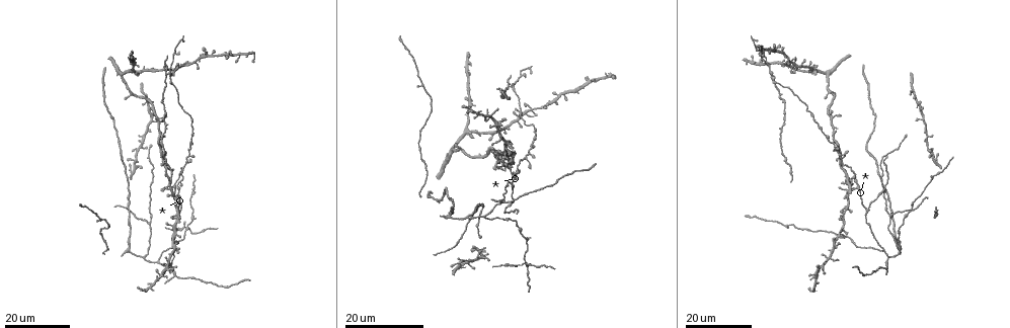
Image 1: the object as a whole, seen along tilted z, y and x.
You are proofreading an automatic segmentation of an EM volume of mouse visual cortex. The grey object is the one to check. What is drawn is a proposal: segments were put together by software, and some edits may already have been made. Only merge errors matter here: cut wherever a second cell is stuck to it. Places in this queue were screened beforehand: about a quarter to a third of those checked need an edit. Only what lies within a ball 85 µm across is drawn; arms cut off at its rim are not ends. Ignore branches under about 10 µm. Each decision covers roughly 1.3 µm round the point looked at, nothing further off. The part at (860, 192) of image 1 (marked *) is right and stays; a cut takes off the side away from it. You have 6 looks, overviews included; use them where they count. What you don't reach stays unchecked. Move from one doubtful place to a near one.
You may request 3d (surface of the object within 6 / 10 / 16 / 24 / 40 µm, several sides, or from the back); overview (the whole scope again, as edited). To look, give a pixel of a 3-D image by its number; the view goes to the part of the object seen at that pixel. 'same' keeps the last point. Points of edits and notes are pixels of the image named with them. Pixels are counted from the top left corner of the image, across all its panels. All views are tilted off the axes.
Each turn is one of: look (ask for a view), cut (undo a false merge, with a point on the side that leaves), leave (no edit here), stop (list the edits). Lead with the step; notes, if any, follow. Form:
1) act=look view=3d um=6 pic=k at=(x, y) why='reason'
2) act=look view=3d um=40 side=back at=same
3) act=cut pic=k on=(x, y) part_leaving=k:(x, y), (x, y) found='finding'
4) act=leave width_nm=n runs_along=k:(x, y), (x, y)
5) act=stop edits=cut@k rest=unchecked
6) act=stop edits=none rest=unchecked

act=look view=3d um=24 pic=1 at=(869, 212) why='three arms meet'

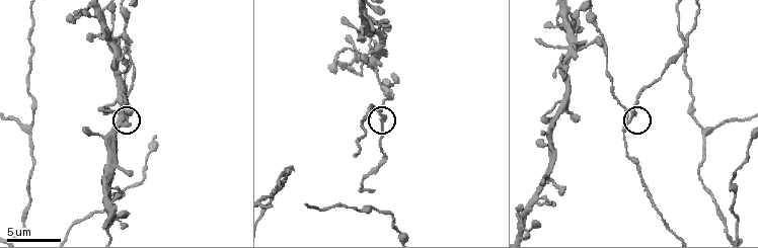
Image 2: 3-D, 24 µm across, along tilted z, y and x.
act=look view=3d um=10 pic=2 at=(380, 114)

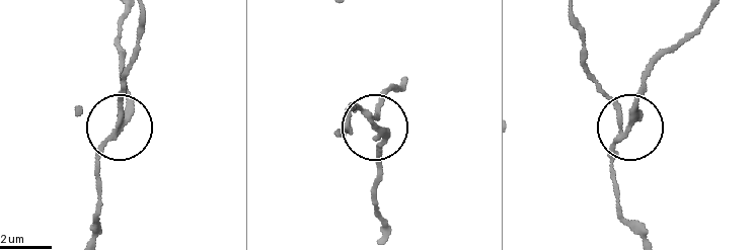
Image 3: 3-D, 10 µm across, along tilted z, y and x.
act=look view=3d um=6 pic=3 at=(628, 129)

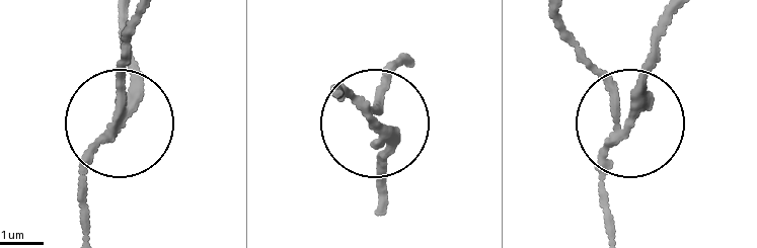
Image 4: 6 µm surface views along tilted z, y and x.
act=cut pic=4 on=(387, 141) side_arm_um=23 part_leaving=4:(366, 116), (390, 144), (382, 193) found='a second cell is stuck on'

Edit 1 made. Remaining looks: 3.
act=look view=3d um=16 pic=1 at=(177, 184) why='thin neck'

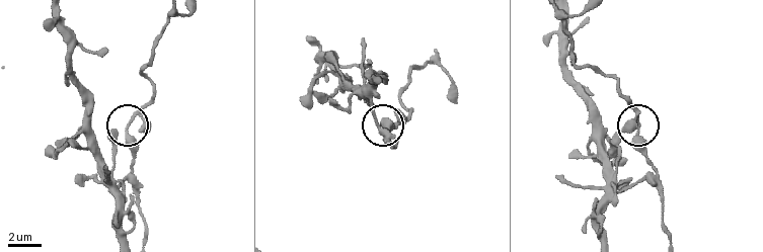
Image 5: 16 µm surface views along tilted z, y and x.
act=look view=3d um=10 pic=5 at=(640, 124) why='closer look'

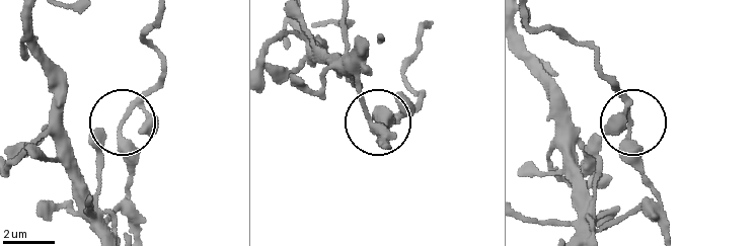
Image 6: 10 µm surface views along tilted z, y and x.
act=leave width_nm=210 runs_along=6:(670, 232), (631, 130), (628, 102), (612, 76) found='continuous, no second cell'

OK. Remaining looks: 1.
act=stop edits=cut@4 rest=unchecked

